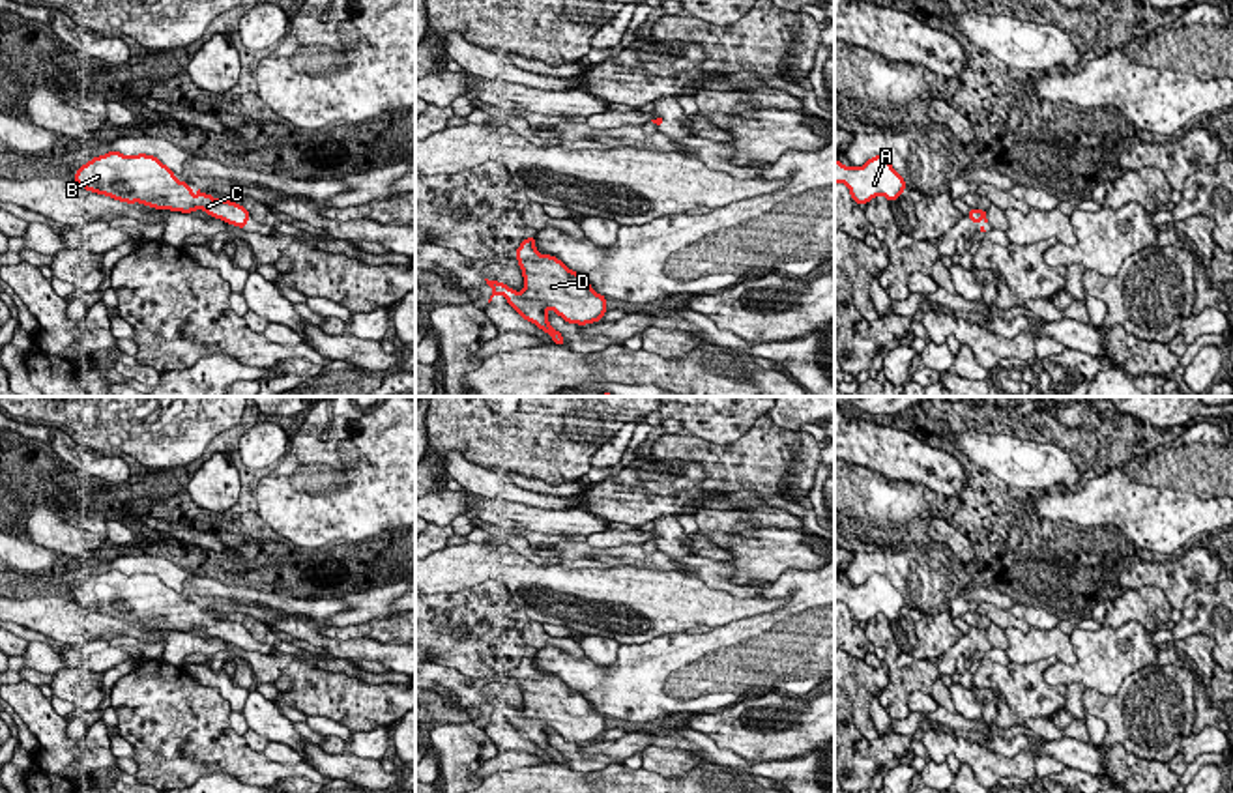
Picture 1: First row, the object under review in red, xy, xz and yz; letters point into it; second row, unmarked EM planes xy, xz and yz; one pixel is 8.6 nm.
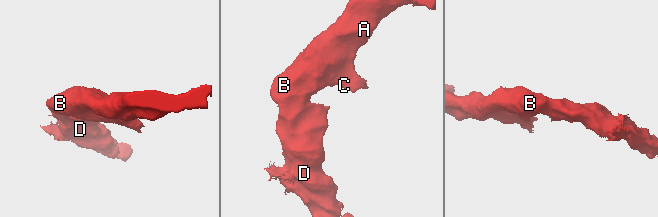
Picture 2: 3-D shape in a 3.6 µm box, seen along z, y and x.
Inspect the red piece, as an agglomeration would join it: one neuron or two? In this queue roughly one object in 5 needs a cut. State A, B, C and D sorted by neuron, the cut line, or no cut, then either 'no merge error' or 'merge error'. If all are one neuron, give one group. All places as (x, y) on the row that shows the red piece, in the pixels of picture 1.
A B C D; no cut; no merge error

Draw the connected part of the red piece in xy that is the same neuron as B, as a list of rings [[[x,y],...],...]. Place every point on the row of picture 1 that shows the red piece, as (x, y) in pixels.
[[[112,150],[79,166],[73,181],[90,193],[127,204],[140,202],[155,209],[181,213],[204,209],[210,217],[241,230],[251,219],[251,213],[241,204],[213,198],[200,189],[195,193],[155,155],[123,155]]]

